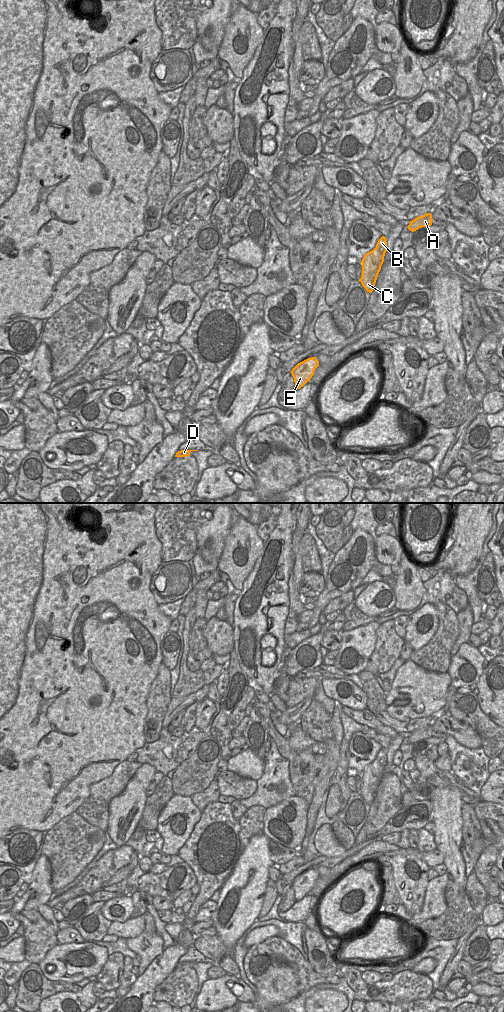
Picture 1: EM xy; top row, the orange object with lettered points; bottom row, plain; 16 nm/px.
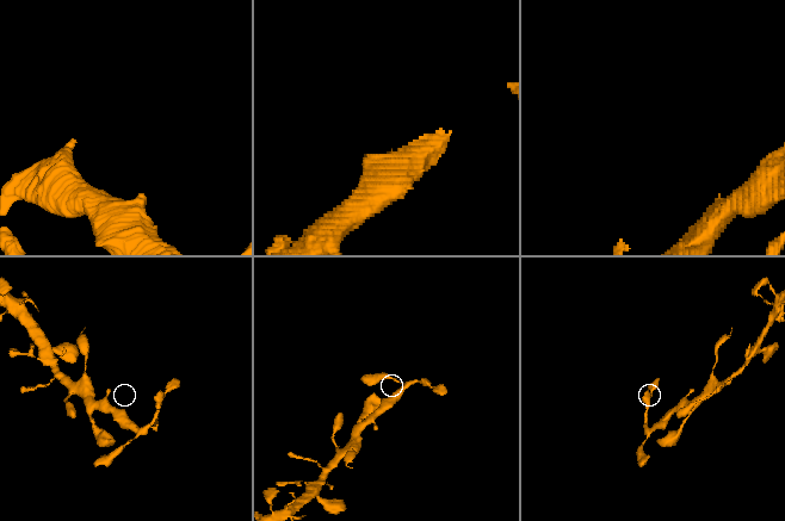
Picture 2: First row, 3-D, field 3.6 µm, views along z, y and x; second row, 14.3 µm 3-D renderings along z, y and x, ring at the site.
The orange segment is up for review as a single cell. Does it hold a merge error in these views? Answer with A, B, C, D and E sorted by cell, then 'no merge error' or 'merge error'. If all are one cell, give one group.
A B C D E; no merge error

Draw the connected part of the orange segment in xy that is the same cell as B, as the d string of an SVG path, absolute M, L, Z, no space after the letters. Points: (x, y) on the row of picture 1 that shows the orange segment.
M382 236L378 240L376 247L372 251L366 253L361 261L362 275L359 281L369 293L371 293L374 289L378 274L384 262L386 251L386 238Z

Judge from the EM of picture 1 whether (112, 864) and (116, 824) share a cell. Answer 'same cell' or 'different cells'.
different cells

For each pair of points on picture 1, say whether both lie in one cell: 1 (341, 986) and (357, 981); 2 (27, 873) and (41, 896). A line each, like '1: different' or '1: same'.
1: different
2: different

